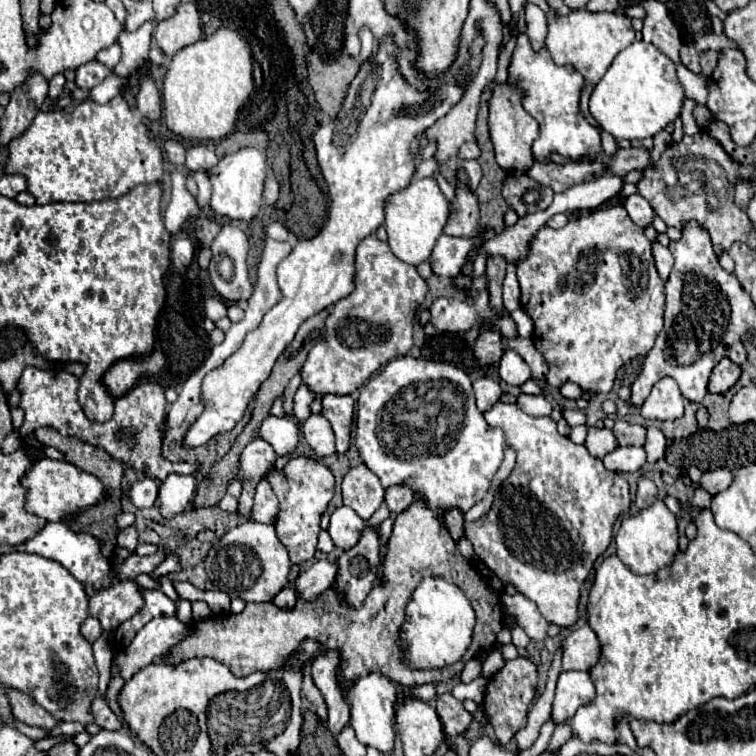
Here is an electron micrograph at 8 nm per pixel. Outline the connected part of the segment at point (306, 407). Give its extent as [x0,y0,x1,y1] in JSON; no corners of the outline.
[294,383,316,423]

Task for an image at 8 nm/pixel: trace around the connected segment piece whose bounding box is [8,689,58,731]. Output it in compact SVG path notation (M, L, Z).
M8 689L8 699L12 705L12 713L18 721L22 721L30 727L40 727L44 731L50 731L58 725L54 715L50 715L44 707L40 707L30 695L26 695L18 689Z

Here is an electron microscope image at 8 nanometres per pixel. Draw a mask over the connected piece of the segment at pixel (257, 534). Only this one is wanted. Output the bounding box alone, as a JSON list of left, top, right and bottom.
[204,521,290,603]

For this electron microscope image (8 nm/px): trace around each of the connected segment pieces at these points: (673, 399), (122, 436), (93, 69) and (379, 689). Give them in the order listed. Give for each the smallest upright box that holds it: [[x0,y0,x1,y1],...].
[[642,377,684,419],[2,367,176,481],[76,61,110,89],[348,673,398,755]]

